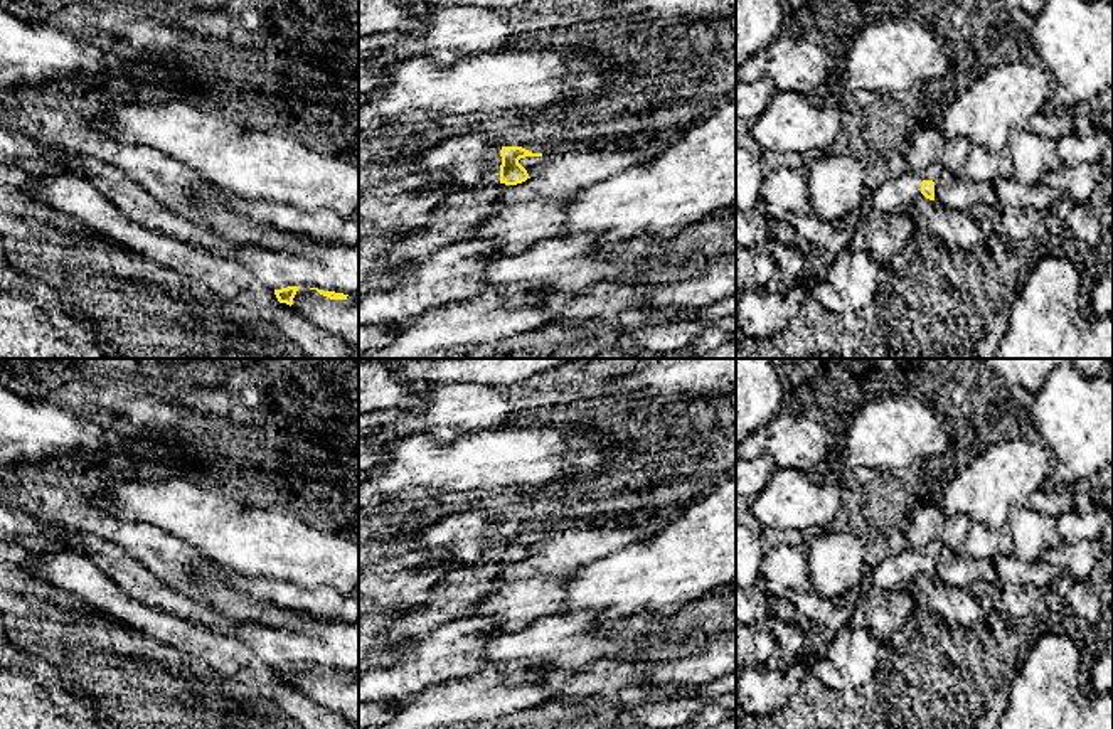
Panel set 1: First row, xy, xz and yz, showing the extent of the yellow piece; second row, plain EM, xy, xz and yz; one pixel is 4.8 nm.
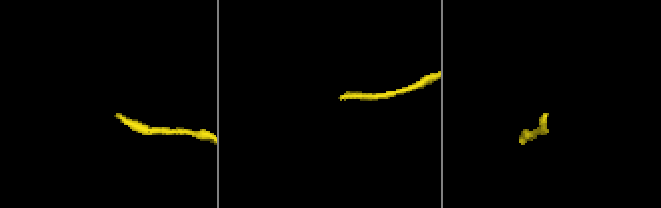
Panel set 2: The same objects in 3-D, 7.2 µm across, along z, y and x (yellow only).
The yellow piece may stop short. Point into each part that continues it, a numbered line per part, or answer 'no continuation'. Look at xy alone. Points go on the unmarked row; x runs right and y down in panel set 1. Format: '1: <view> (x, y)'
no continuation

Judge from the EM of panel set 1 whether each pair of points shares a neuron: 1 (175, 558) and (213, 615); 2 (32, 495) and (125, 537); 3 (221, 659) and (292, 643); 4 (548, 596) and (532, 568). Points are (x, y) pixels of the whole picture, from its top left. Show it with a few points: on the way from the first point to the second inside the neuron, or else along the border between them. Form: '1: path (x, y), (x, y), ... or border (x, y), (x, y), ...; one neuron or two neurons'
1: border (186, 600), (214, 606), (241, 623); two neurons
2: path (56, 502), (78, 514), (101, 517); one neuron
3: border (244, 643), (273, 669); two neurons
4: border (569, 573), (509, 580), (504, 583); two neurons

